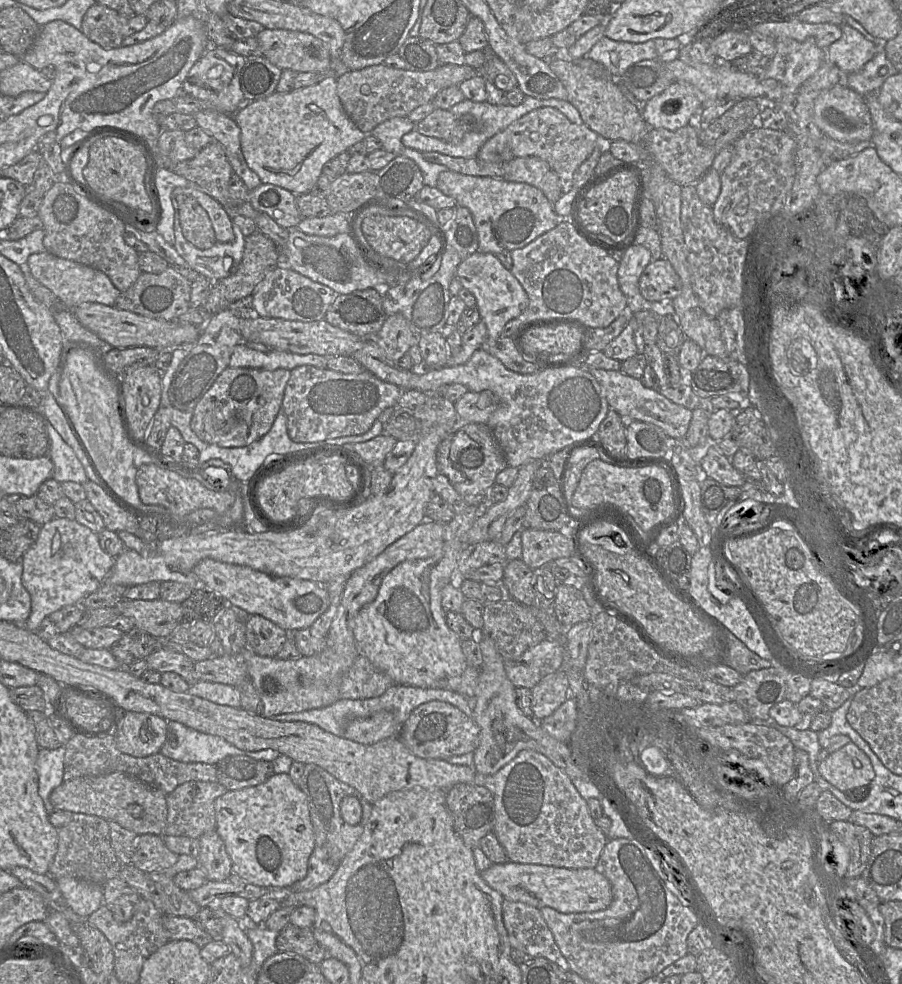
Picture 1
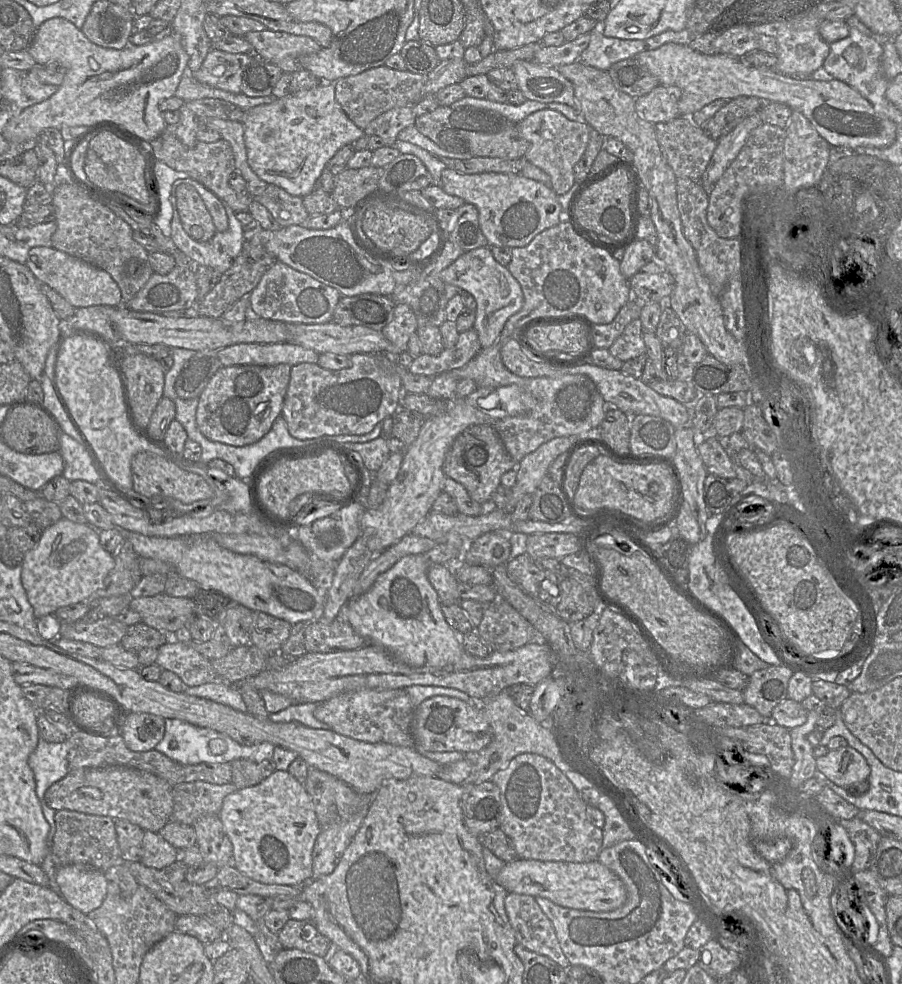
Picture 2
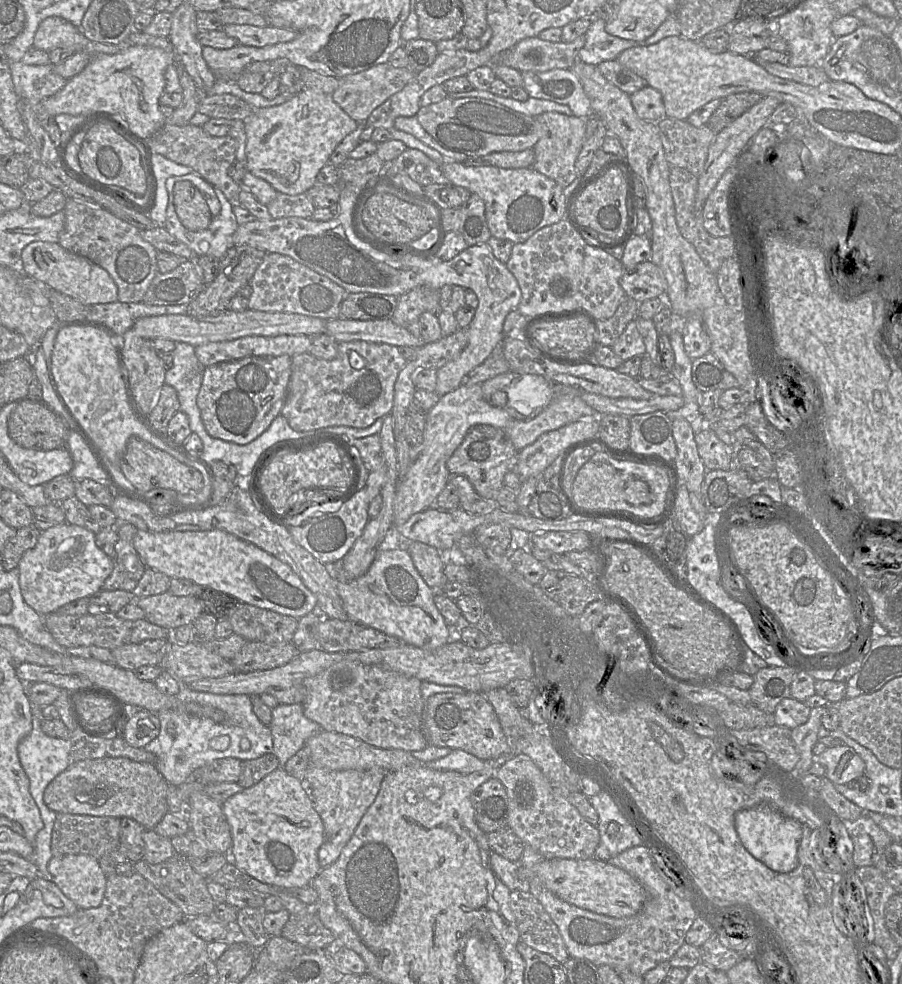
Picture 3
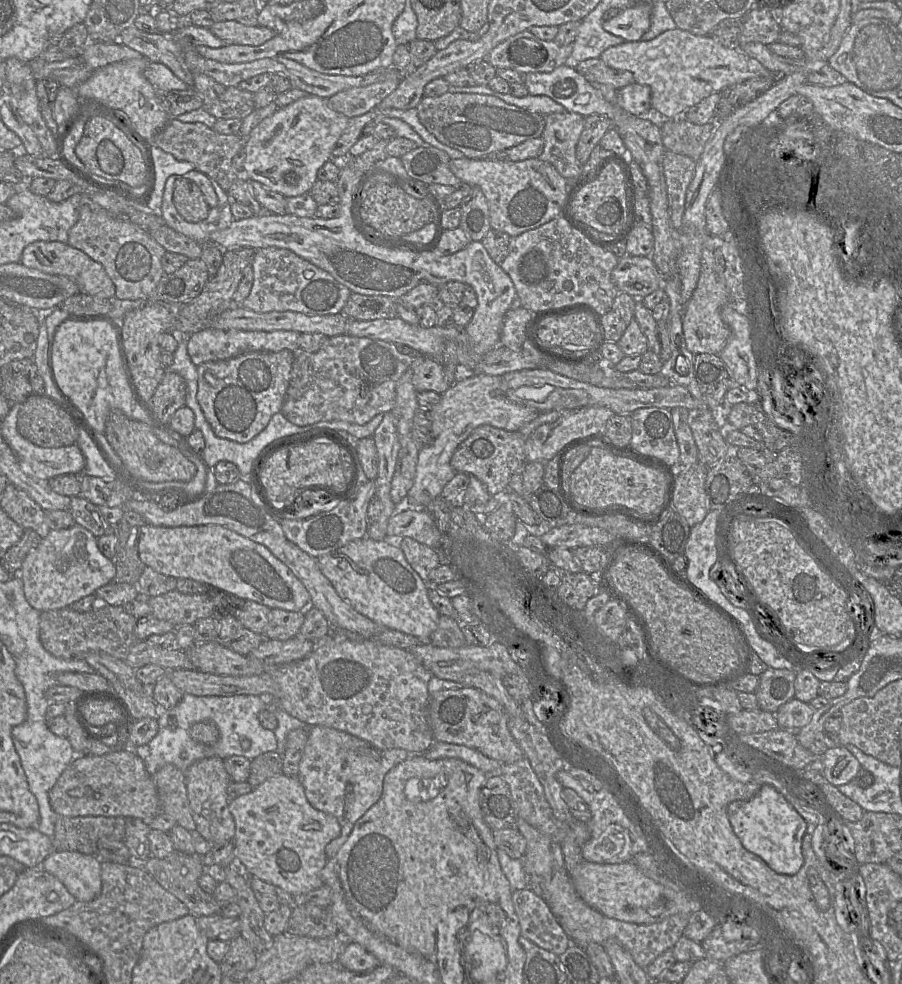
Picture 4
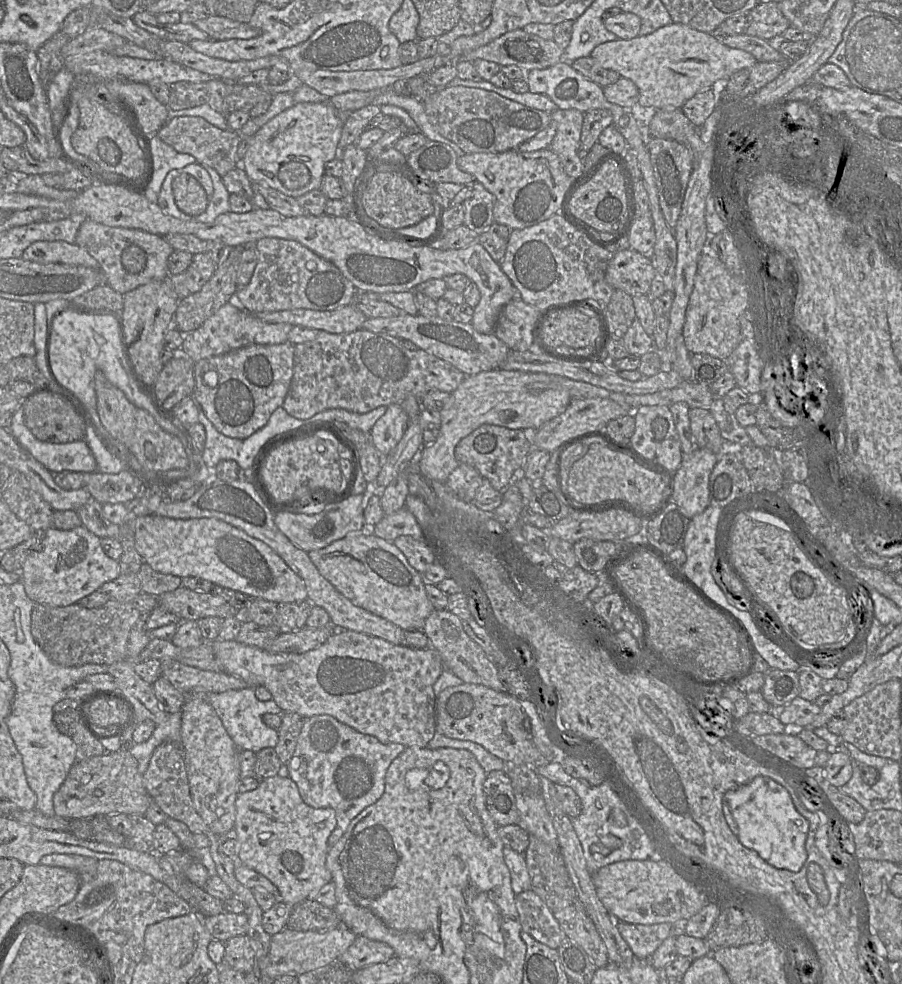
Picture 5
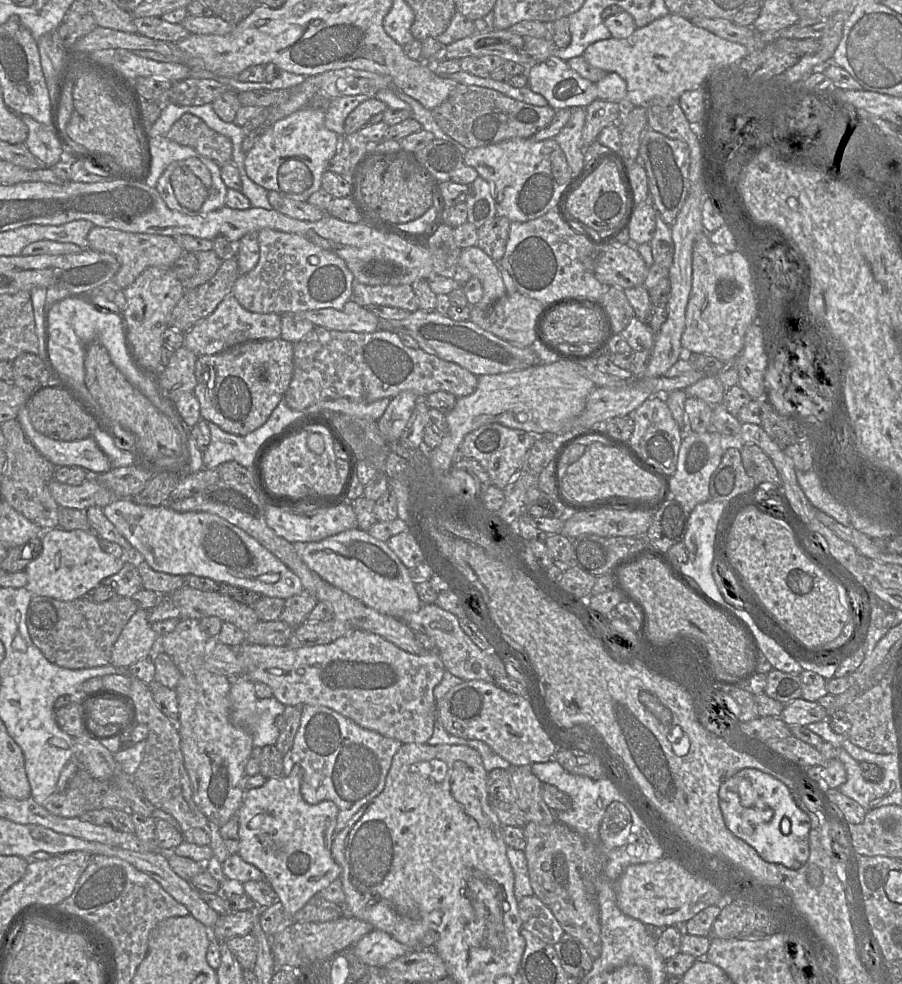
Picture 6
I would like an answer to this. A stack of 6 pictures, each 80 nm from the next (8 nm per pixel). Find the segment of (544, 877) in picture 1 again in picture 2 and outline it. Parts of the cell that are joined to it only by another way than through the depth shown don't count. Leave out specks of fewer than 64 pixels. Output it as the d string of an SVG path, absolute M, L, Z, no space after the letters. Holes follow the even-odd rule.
M517 858L500 870L496 883L508 893L547 898L566 908L608 912L620 908L627 899L621 879L597 859L589 862L540 861Z

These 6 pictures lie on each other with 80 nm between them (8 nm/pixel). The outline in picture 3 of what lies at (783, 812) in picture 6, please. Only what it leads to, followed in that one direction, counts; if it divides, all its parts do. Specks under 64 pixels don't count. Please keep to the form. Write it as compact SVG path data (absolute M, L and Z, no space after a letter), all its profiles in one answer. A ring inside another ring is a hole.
M770 805L747 807L736 813L735 829L745 849L769 869L789 873L798 866L798 848L803 829L794 818L784 816Z

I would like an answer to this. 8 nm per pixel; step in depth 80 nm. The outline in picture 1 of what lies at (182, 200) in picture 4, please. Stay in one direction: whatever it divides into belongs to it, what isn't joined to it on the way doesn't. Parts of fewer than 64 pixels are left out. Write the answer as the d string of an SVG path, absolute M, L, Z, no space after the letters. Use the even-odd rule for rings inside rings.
M192 196L185 197L180 206L180 225L185 239L200 250L217 242L208 213Z

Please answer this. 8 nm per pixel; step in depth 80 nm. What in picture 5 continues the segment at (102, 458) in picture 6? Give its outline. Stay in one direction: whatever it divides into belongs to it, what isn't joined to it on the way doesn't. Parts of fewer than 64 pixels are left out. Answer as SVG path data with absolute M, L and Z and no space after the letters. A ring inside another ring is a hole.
M23 407L13 414L7 428L16 441L51 473L97 471L96 460L85 440L55 444L38 440L24 423Z

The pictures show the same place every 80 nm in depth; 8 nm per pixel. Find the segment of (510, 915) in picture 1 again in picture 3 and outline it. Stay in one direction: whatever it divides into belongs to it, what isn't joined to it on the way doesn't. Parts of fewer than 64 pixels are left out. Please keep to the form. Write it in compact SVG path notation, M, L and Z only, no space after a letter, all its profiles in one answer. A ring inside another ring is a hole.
M528 889L511 891L510 907L516 918L520 941L551 955L561 964L570 957L557 925Z

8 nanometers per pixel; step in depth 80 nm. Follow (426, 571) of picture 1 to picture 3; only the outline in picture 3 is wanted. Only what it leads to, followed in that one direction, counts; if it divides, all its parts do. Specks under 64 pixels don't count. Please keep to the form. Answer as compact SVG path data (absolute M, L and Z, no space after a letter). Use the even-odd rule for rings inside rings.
M406 548L381 550L364 575L348 582L337 578L341 561L326 566L331 566L331 576L335 579L348 620L399 637L406 644L423 649L435 649L453 639L453 629L434 603L436 591L425 583Z

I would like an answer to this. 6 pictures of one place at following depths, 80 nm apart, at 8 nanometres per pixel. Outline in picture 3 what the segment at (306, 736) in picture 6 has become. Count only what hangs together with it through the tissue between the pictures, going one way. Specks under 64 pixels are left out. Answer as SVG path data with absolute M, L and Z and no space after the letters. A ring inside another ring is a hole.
M309 762L304 783L313 806L323 821L325 830L325 841L318 851L318 859L322 868L338 859L364 814L375 801L381 783L387 774L388 771L383 768L337 771L324 769Z

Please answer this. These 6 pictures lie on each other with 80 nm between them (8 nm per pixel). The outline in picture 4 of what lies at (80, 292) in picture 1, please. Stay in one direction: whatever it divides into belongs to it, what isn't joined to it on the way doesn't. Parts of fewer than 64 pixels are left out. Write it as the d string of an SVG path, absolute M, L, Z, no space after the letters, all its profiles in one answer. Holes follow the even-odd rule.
M35 241L24 248L20 262L26 267L34 268L47 274L61 275L72 279L81 293L109 299L116 298L115 286L103 266L69 244L57 241Z

